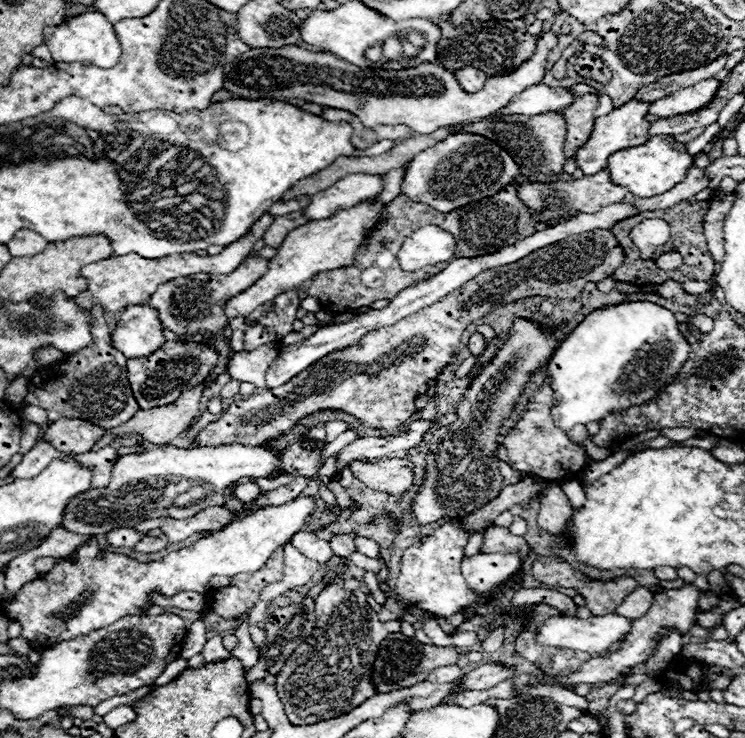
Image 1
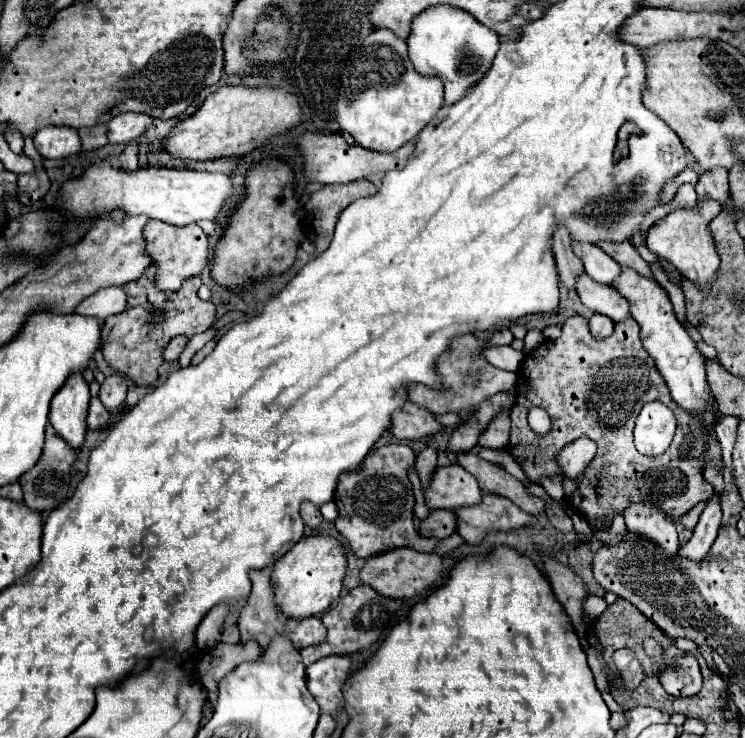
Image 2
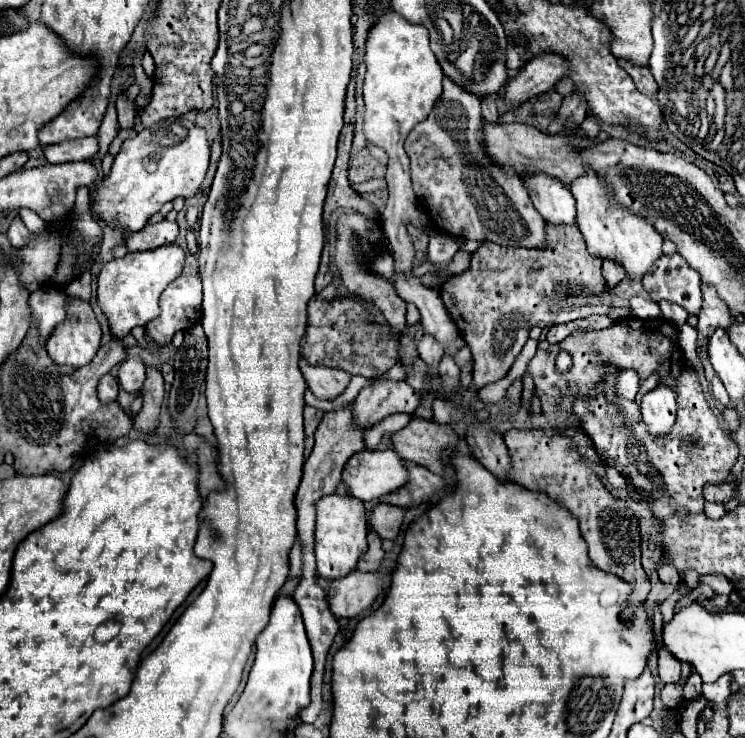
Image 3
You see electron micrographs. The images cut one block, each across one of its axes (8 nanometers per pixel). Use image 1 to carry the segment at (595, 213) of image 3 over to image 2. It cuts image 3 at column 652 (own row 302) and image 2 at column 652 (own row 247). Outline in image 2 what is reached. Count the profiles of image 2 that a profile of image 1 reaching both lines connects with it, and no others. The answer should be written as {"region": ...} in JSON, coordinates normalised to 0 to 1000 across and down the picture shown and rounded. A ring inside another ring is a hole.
{"region":[[[835,363],[835,374],[830,377],[830,385],[824,385],[824,390],[846,409],[848,431],[859,442],[862,469],[878,485],[878,493],[881,493],[883,504],[889,507],[902,542],[915,556],[921,556],[926,564],[937,566],[940,583],[948,591],[948,610],[942,618],[945,634],[956,629],[964,640],[969,640],[969,607],[966,607],[966,599],[964,599],[964,591],[958,583],[961,580],[961,558],[956,553],[958,542],[953,539],[953,526],[948,518],[948,488],[934,474],[934,466],[923,455],[921,444],[907,434],[894,393],[881,379],[856,374],[856,369],[851,369],[846,363]]]}

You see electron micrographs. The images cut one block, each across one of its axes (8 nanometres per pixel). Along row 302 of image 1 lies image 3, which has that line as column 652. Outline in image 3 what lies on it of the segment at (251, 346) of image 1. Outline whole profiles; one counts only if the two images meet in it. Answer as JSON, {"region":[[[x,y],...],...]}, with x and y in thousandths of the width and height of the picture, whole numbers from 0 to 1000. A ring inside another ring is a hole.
{"region":[[[905,341],[902,347],[889,344],[872,369],[862,377],[864,393],[878,409],[902,407],[915,412],[926,425],[937,425],[942,401],[940,401],[940,374],[921,352]]]}

